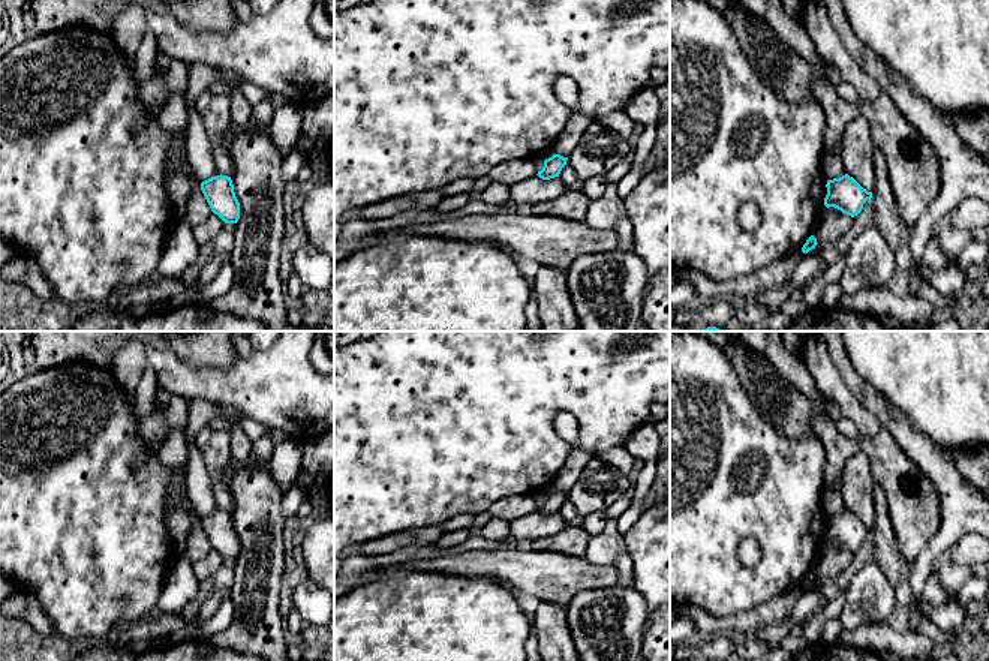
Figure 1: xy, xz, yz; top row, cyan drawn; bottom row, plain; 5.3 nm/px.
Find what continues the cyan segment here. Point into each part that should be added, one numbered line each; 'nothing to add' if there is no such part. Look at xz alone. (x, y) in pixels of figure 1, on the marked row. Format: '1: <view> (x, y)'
nothing to add

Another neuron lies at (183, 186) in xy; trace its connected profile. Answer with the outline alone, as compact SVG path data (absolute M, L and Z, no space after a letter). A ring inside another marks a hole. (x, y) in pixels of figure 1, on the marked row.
M175 138L169 148L166 189L180 220L190 228L199 225L213 213L201 190L201 181L187 162L186 142L180 138Z

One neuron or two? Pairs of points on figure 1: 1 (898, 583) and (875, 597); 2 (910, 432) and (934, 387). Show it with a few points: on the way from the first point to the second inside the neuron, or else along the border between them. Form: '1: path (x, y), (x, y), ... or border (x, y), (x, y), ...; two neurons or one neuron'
1: border (874, 559), (892, 586), (896, 601); two neurons
2: border (889, 400), (916, 427), (941, 447); two neurons

